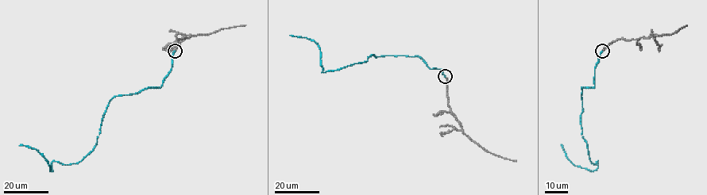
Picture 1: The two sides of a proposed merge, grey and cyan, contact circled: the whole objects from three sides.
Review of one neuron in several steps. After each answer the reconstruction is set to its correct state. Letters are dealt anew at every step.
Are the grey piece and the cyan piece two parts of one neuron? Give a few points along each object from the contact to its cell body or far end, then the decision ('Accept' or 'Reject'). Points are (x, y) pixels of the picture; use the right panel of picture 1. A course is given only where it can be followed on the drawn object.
Course of grey: (602, 51), (620, 39), (638, 40), (671, 34), (686, 24). Course of cyan: (602, 51), (594, 86), (581, 88), (582, 137), (598, 167), (591, 171), (574, 166), (560, 145). Reject

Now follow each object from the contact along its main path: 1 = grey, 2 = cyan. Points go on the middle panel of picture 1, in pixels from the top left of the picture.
1: (445, 76), (448, 105), (462, 131), (488, 151), (516, 161)
2: (445, 76), (418, 56), (405, 55), (372, 55), (322, 72), (318, 45), (290, 35)

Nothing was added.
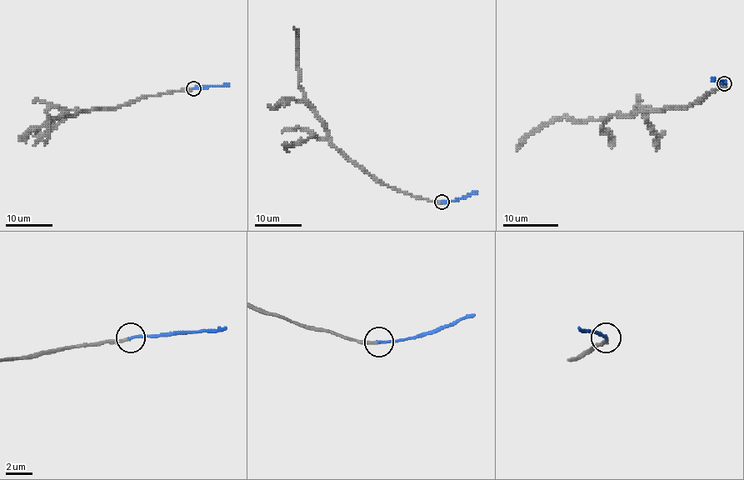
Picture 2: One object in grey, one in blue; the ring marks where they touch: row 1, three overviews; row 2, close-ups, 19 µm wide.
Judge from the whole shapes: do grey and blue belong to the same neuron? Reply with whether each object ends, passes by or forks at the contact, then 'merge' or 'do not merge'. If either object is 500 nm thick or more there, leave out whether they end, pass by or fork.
grey ends; blue ends; merge

